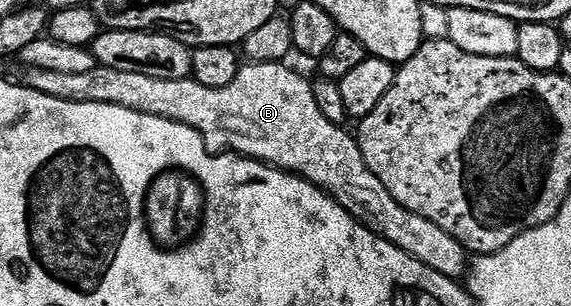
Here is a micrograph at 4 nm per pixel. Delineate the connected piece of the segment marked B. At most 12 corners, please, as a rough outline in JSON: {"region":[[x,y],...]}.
{"region":[[286,63],[243,64],[228,87],[23,68],[72,103],[175,121],[207,146],[310,181],[432,271],[468,251],[400,207],[355,134]]}

